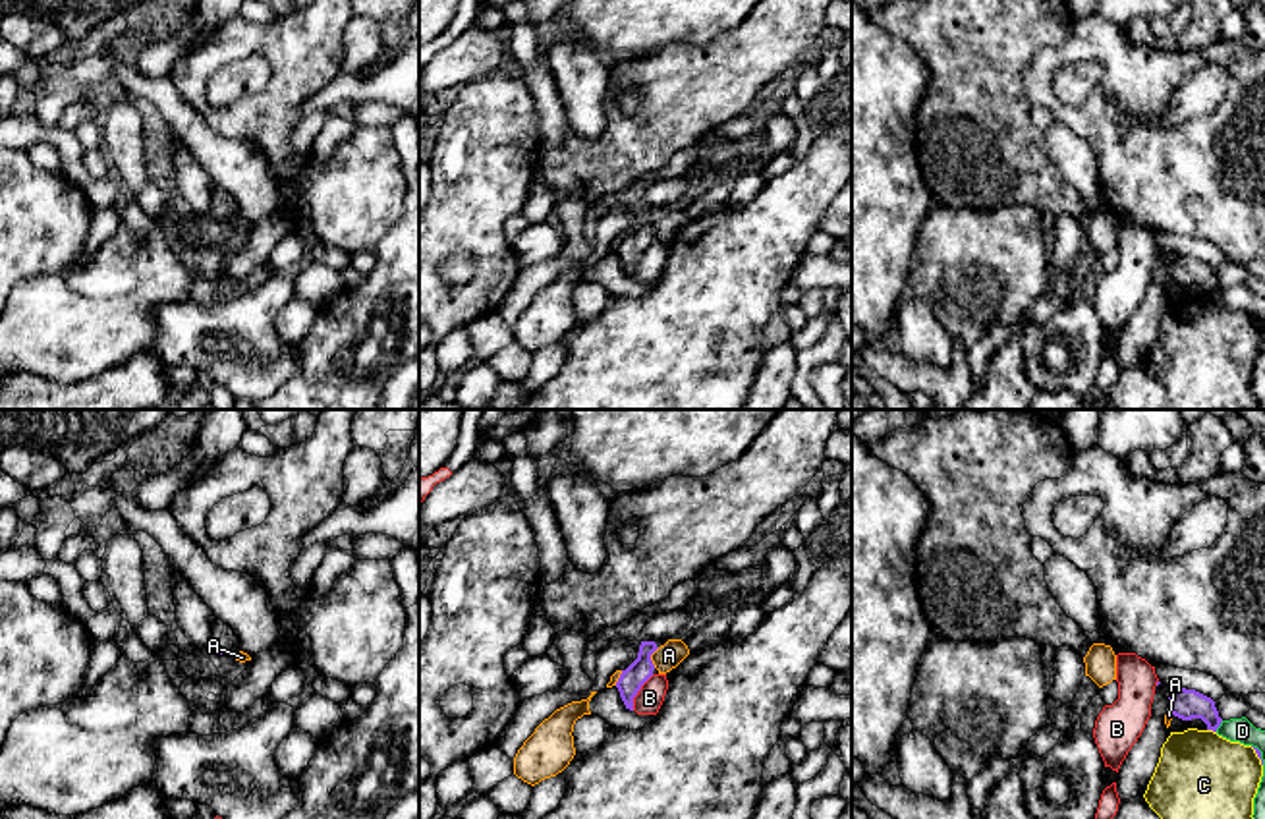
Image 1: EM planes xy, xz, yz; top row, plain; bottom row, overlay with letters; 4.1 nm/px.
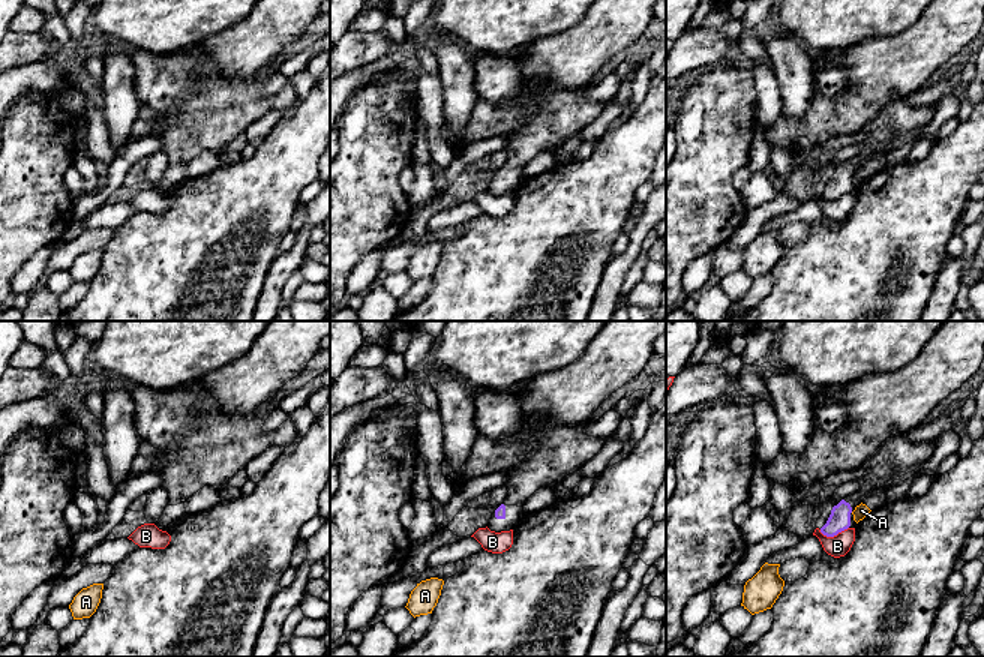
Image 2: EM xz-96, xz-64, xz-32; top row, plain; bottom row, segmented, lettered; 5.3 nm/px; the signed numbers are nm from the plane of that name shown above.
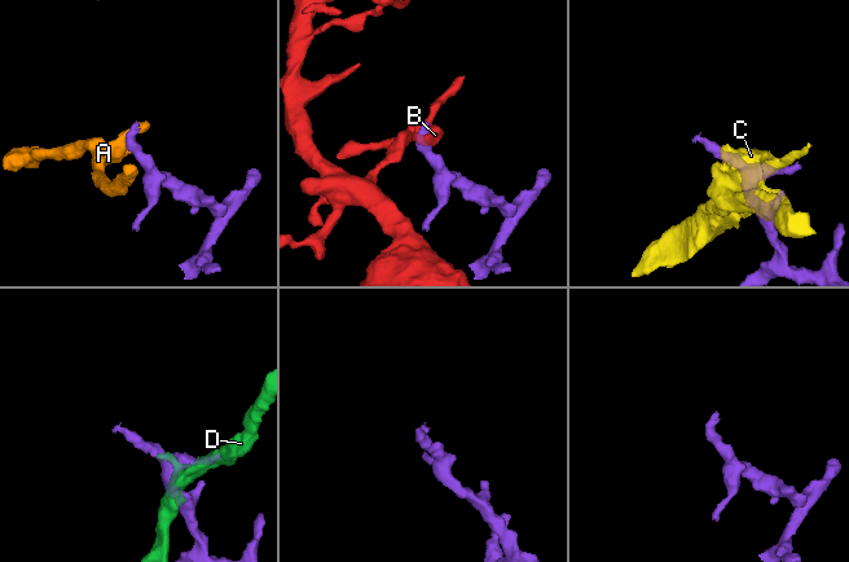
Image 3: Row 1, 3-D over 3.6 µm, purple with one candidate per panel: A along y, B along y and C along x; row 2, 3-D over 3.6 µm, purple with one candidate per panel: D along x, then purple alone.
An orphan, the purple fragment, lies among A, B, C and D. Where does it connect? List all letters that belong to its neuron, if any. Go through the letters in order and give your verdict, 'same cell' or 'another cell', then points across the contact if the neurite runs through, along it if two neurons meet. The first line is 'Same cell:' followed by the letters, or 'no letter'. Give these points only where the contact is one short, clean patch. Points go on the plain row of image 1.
Same cell: no letter
A: another cell; border xz (659, 215), (651, 223), (653, 234)
B: another cell; border xz (653, 242), (634, 265), (632, 277)
C: another cell
D: another cell

